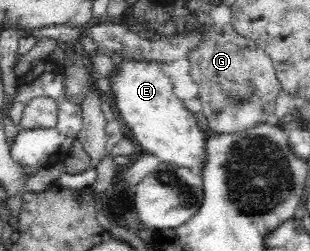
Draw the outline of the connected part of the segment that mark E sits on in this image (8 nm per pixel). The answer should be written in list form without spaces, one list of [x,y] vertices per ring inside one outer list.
[[[112,57],[114,62],[114,66],[116,66],[116,69],[114,69],[114,73],[112,73],[112,77],[108,78],[108,85],[110,86],[110,91],[104,93],[101,92],[101,94],[104,96],[104,98],[113,105],[113,109],[115,110],[115,113],[117,114],[117,117],[119,119],[122,119],[124,123],[126,124],[126,127],[130,129],[132,132],[132,137],[138,141],[138,148],[141,151],[144,152],[150,152],[156,154],[158,156],[159,161],[162,162],[168,162],[173,163],[181,168],[192,168],[192,172],[195,174],[200,174],[203,169],[203,161],[206,160],[207,153],[204,153],[204,150],[206,149],[206,143],[207,140],[207,132],[200,131],[198,129],[198,125],[196,124],[196,119],[194,119],[193,114],[186,108],[185,104],[174,94],[174,85],[172,84],[172,81],[170,80],[170,77],[163,71],[163,63],[159,63],[158,61],[124,61],[123,59],[118,59],[116,57]]]

